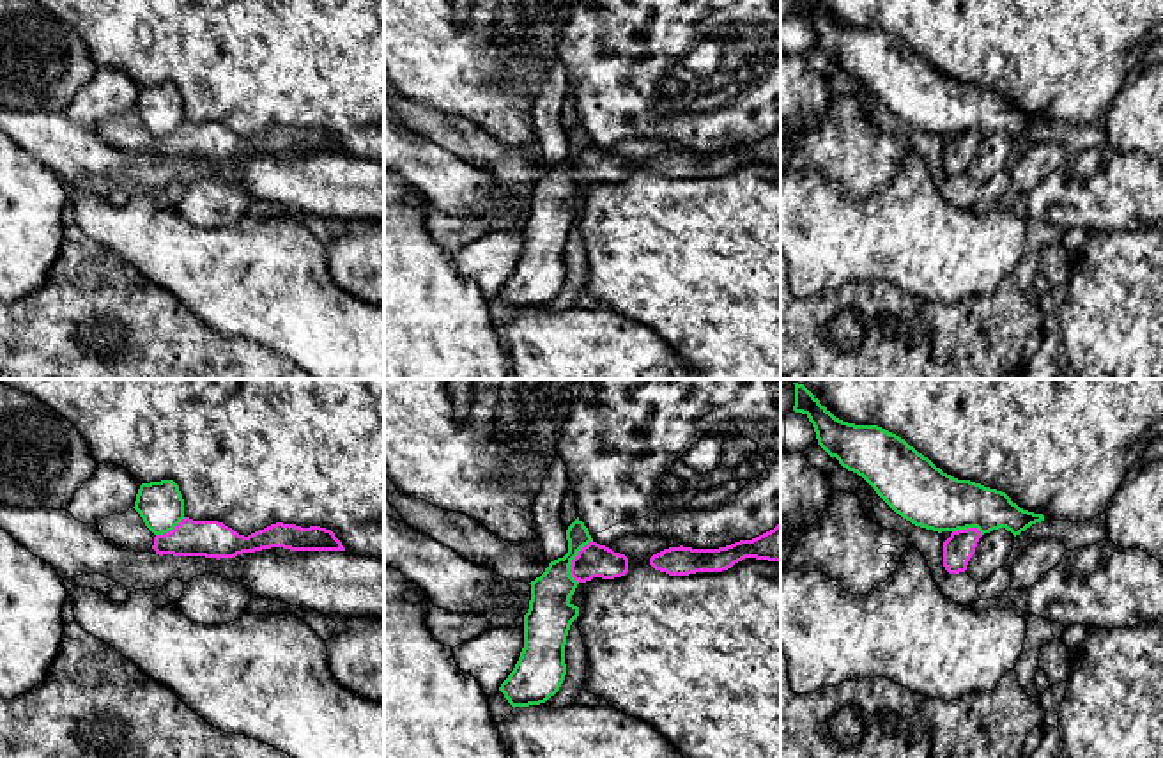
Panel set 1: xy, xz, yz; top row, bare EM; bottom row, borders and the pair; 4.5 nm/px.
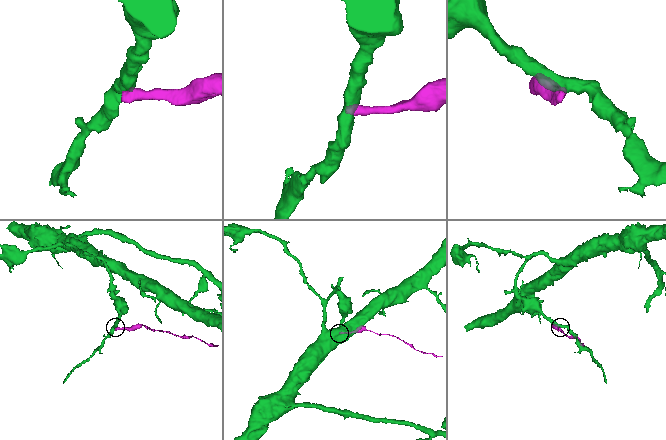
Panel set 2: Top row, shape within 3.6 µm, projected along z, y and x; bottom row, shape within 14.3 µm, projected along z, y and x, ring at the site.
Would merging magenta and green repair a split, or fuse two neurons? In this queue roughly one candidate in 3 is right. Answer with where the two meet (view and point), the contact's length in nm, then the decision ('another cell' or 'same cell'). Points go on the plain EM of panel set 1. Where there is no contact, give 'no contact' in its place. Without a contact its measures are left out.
xz (572, 163) | 200 nm | another cell

